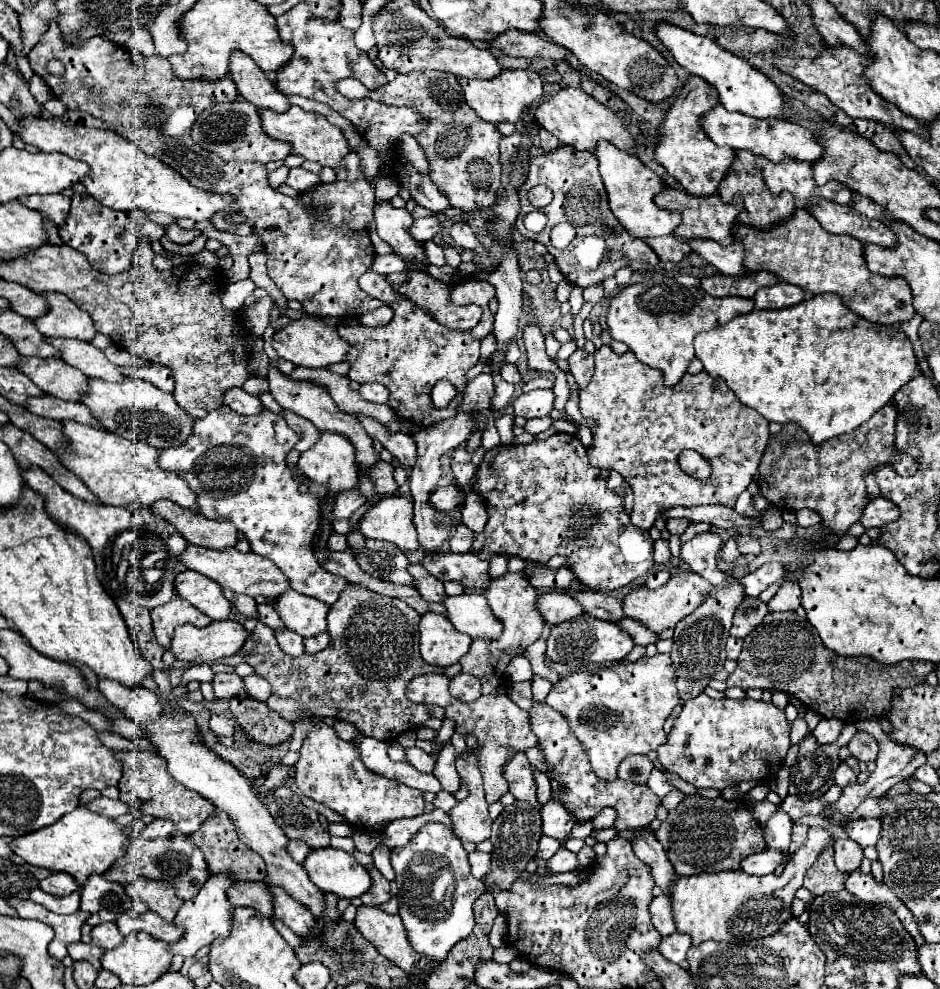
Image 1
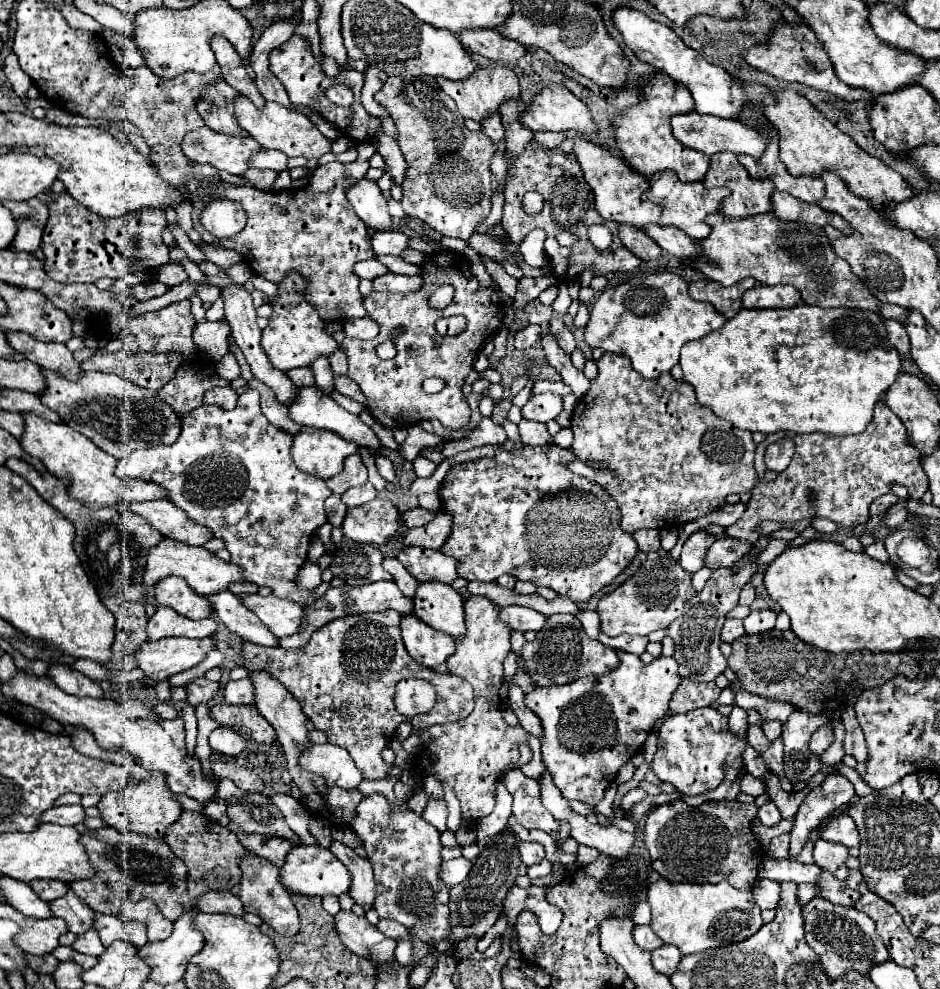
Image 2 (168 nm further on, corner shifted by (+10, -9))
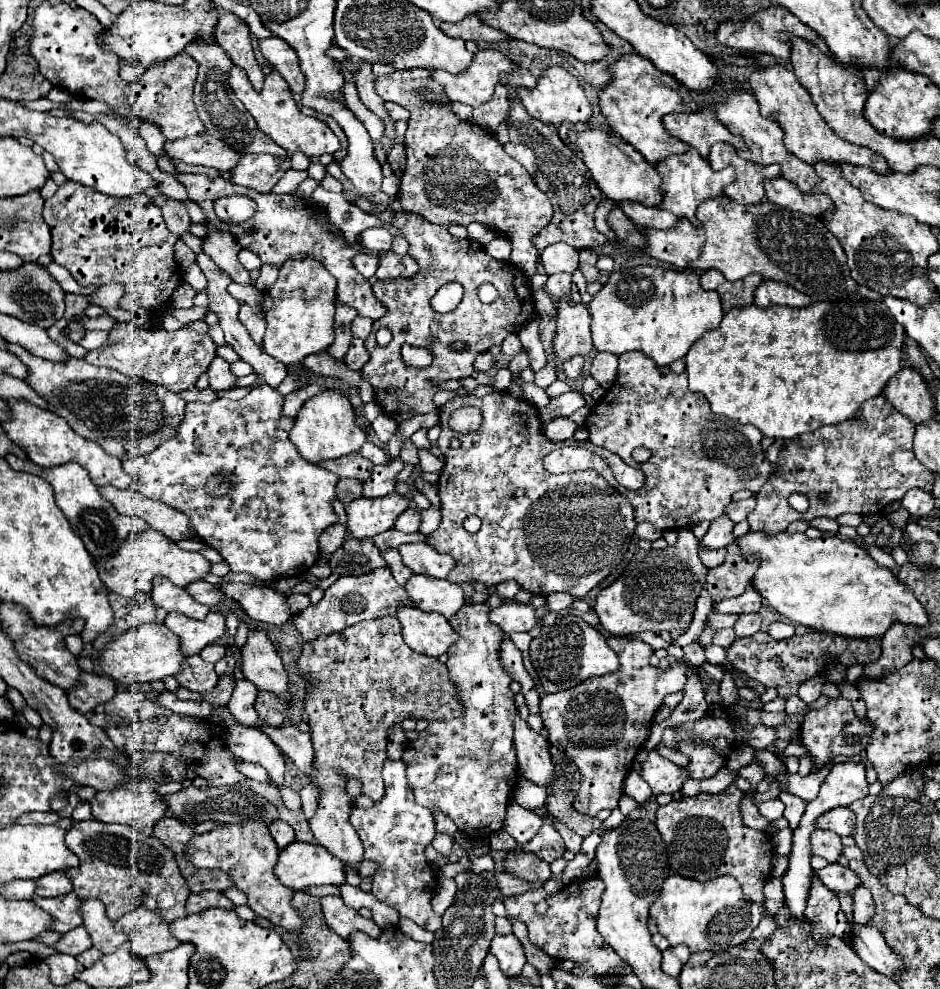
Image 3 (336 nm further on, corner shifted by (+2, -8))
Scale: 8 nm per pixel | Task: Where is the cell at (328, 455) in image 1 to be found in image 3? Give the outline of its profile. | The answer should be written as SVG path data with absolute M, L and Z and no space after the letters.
M326 390L310 398L296 416L296 424L290 432L290 440L296 444L300 456L312 464L320 464L324 460L334 460L346 456L348 452L358 452L366 442L366 434L356 426L354 410L350 398L336 390Z

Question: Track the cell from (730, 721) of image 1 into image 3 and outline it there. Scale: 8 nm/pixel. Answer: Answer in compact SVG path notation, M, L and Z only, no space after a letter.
M680 742L678 752L688 756L688 764L684 768L688 770L688 776L694 780L706 780L714 776L726 764L726 758L714 752L714 748L710 746L700 746L694 742Z

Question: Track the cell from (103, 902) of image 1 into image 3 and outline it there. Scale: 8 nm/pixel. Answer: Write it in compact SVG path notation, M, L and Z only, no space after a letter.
M74 892L56 898L34 898L34 902L54 918L52 928L56 932L70 932L82 926L82 916L80 916L82 900Z

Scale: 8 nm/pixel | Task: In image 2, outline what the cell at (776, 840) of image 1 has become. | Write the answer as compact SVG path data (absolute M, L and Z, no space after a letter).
M768 801L768 803L764 803L764 805L758 809L758 819L760 819L764 825L776 825L782 817L780 817L780 811L778 811L778 807L774 805L774 801Z

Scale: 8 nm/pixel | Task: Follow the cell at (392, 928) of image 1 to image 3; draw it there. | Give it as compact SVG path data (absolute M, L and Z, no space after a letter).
M324 896L322 912L326 924L346 940L354 932L372 932L376 938L382 934L382 928L374 920L362 918L354 908L348 908L340 896Z

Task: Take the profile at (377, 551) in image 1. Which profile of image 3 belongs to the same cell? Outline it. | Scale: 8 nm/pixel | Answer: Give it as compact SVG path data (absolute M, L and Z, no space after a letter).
M350 538L332 554L330 568L338 576L362 576L386 568L386 560L372 540Z

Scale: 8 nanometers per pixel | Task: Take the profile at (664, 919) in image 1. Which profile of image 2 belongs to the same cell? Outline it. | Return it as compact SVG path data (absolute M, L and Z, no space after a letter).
M636 925L634 927L634 941L636 941L638 947L642 947L646 951L654 951L654 949L664 945L662 939L658 935L654 935L650 925Z

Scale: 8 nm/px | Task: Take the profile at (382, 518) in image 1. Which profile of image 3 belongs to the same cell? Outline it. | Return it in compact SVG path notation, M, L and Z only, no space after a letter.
M392 492L382 498L358 498L346 504L348 530L354 538L374 538L380 532L394 528L398 516L408 508L410 500Z

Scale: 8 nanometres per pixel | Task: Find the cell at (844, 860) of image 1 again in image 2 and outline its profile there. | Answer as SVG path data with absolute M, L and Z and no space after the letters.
M816 839L814 843L814 863L830 873L834 873L842 863L846 863L848 849L840 843L830 843L824 839Z

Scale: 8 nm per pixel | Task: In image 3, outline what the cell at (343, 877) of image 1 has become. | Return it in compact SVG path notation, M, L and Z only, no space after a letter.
M292 842L286 850L280 852L274 872L282 880L282 884L290 886L292 890L322 884L346 884L342 862L338 862L338 858L334 858L320 844Z

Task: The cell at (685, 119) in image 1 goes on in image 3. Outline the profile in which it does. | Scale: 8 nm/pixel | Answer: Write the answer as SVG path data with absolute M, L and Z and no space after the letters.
M630 54L620 58L614 66L614 80L600 90L600 110L608 120L612 132L616 132L624 142L632 144L652 166L658 166L664 158L672 154L682 154L690 150L690 146L666 132L662 126L662 118L670 112L696 112L698 104L690 96L690 92L672 78L658 70L652 62L638 54Z

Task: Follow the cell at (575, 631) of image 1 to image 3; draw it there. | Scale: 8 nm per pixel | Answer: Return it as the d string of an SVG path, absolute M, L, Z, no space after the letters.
M564 614L552 626L542 628L542 632L530 642L530 660L544 692L570 690L590 676L612 674L620 666L614 650L608 648L606 638L574 614Z

